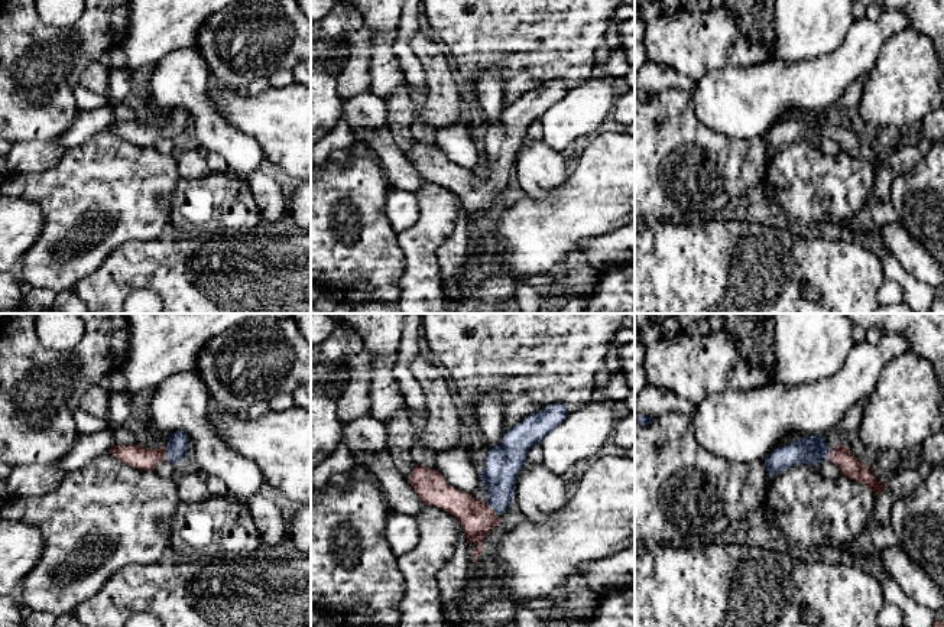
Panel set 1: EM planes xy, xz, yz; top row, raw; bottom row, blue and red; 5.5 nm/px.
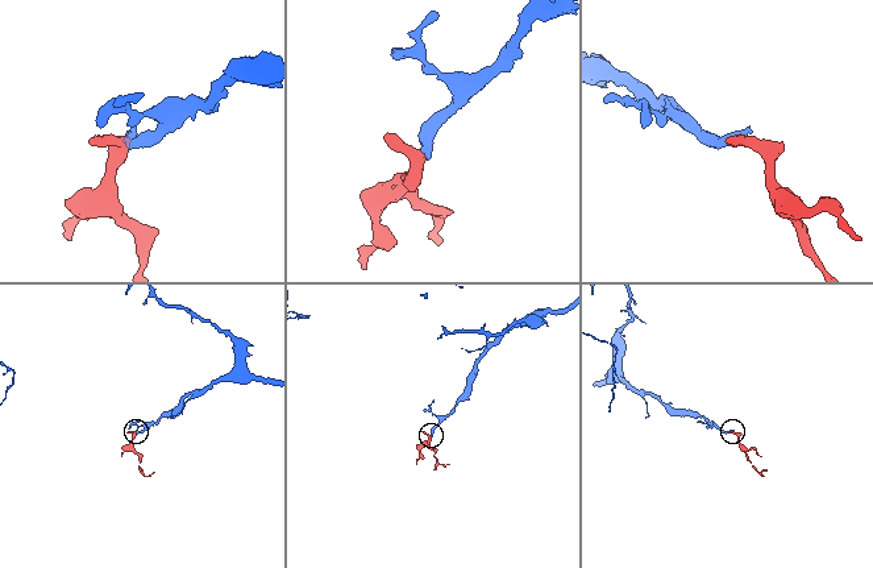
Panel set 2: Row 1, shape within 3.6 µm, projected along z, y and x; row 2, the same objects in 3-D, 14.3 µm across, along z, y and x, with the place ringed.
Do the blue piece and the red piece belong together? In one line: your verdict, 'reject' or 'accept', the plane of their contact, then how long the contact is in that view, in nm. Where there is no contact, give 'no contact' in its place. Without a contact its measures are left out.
accept; contact in xz; length 120 nm

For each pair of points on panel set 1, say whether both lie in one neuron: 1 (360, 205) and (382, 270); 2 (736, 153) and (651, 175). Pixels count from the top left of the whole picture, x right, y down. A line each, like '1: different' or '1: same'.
1: same
2: same

